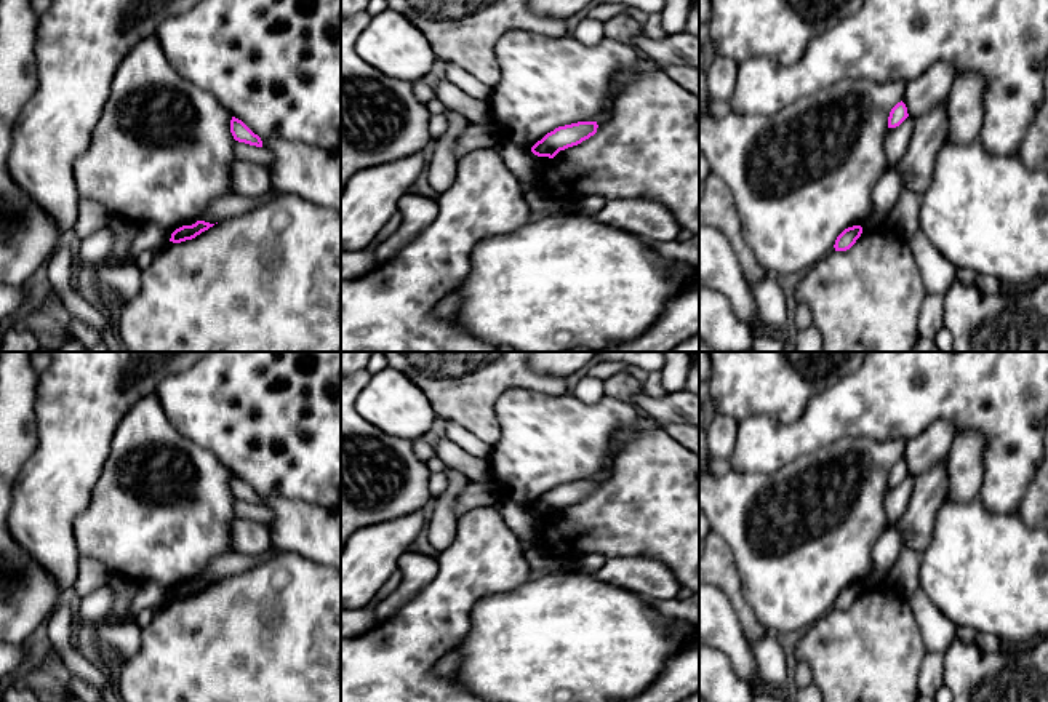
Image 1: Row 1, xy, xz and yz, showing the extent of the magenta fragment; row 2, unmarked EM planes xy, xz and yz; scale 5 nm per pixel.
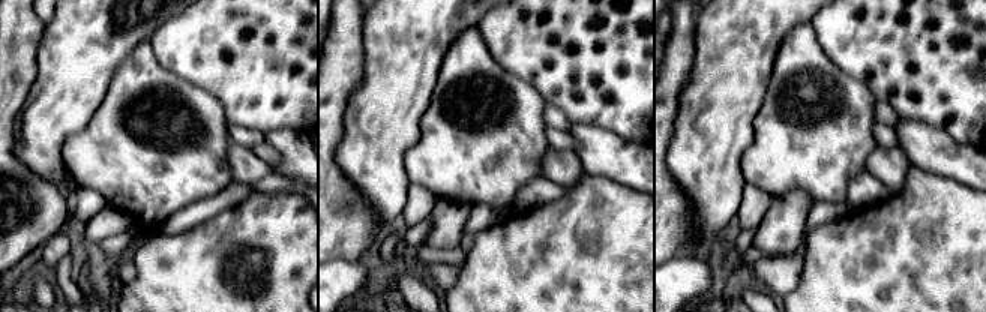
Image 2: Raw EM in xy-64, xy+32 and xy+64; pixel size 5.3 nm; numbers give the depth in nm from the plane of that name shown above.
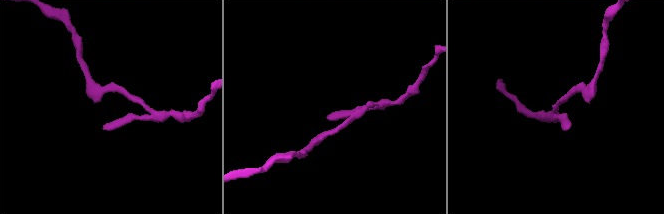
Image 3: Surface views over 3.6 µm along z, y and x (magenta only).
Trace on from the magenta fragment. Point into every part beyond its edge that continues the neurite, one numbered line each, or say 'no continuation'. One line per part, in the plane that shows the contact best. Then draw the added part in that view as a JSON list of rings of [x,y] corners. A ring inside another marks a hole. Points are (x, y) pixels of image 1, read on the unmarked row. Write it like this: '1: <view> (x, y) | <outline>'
no continuation

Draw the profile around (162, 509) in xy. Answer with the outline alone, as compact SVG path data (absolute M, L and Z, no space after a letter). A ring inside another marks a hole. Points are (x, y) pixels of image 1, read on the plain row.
M155 395L142 397L118 424L90 504L74 520L80 556L94 558L110 572L118 572L133 582L154 580L170 592L195 582L216 556L234 552L230 526L235 520L235 497L230 478L230 470L211 451L174 430Z

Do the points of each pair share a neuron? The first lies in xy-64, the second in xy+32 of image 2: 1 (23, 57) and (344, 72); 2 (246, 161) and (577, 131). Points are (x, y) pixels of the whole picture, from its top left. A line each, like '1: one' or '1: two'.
1: one
2: two

